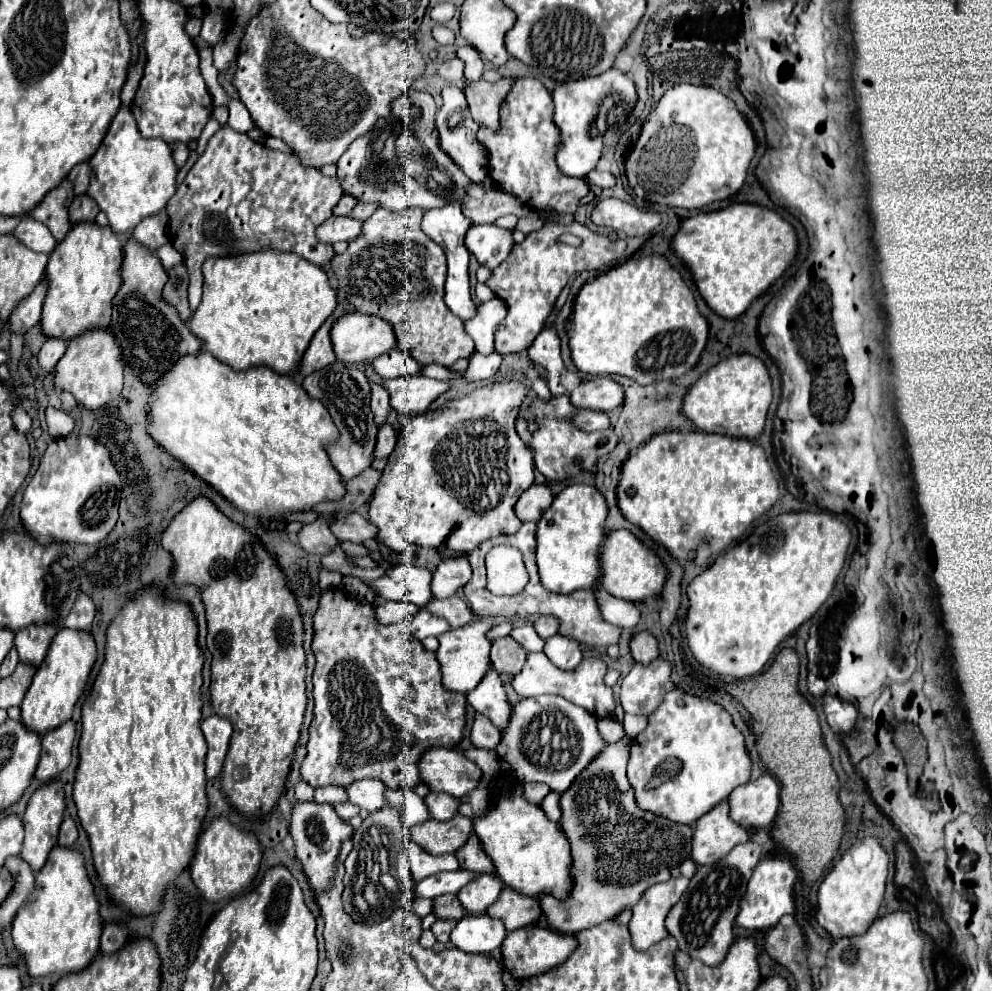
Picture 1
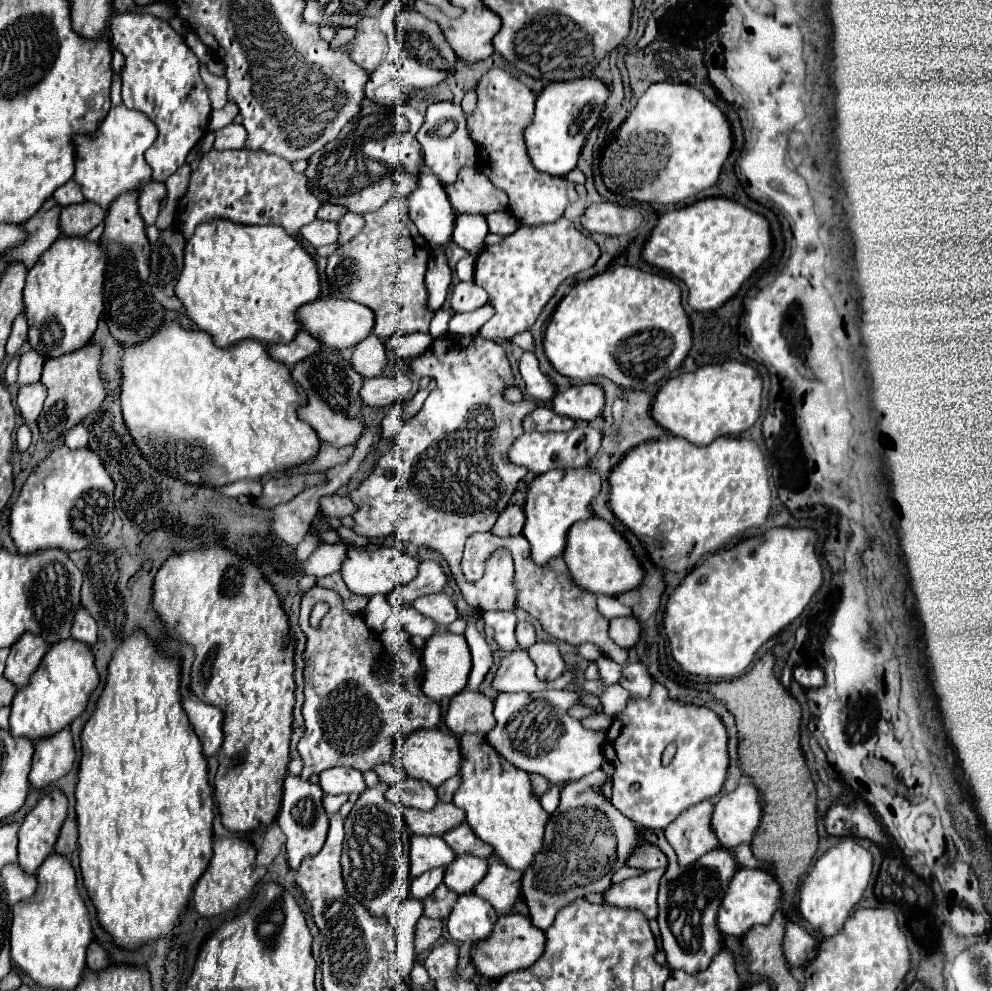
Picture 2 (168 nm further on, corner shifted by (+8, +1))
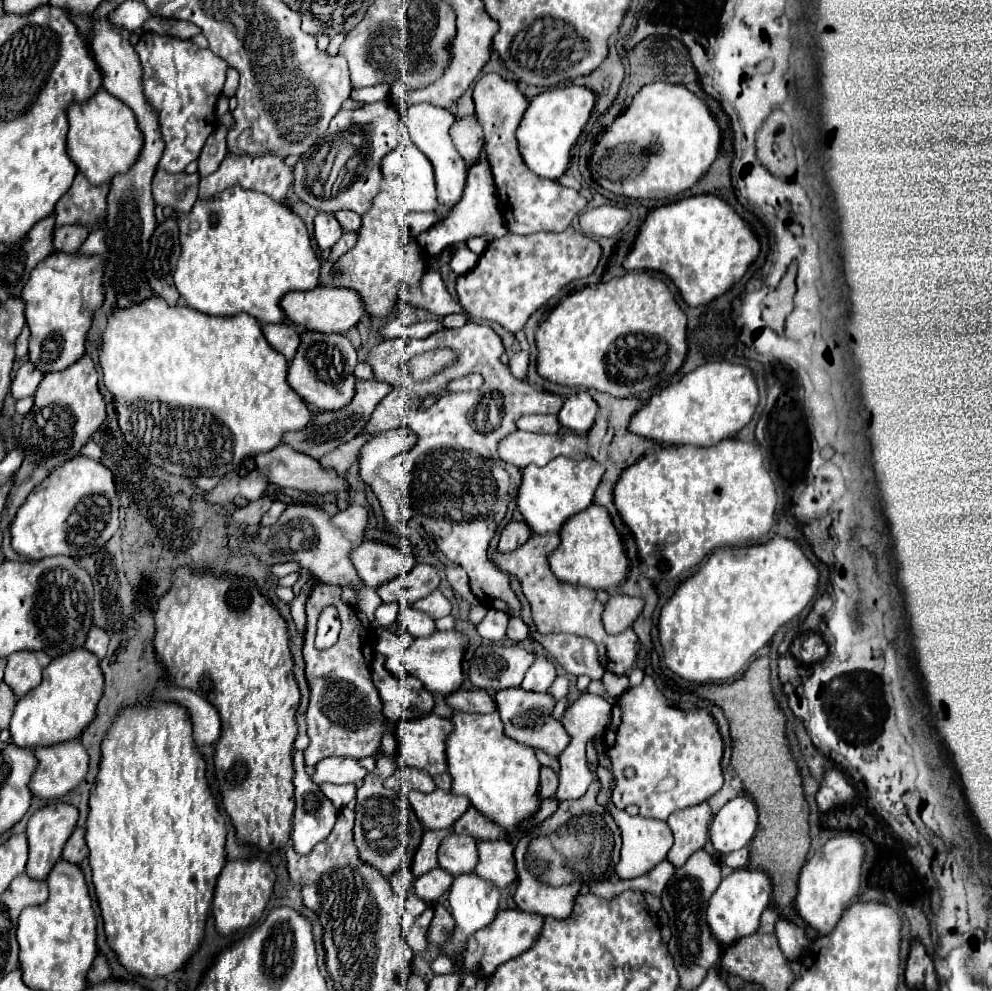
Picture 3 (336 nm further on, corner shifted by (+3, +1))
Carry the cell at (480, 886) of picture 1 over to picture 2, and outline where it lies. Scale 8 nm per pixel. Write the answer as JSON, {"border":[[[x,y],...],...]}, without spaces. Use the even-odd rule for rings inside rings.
{"border":[[[457,856],[445,872],[445,886],[451,888],[457,894],[467,894],[475,890],[475,884],[479,884],[479,880],[483,880],[483,876],[487,874],[489,862],[487,860],[479,860],[475,856]]]}

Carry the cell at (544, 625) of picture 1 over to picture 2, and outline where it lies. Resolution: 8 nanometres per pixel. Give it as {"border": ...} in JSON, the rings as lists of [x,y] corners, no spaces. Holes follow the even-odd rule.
{"border":[[[519,622],[517,624],[517,642],[521,648],[529,648],[531,644],[535,644],[537,640],[537,634],[535,634],[535,628],[531,622]]]}

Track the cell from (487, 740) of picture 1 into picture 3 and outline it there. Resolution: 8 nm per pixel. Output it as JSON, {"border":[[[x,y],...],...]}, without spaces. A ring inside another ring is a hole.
{"border":[[[456,690],[452,696],[446,698],[452,710],[464,710],[464,712],[494,712],[496,702],[486,690]]]}

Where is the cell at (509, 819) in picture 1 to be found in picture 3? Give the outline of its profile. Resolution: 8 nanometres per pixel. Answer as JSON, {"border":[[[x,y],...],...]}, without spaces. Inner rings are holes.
{"border":[[[454,712],[452,724],[454,724],[454,730],[448,734],[448,740],[446,740],[446,762],[448,762],[448,772],[452,776],[452,792],[468,796],[470,804],[478,808],[484,816],[494,820],[504,832],[516,830],[516,826],[522,820],[526,820],[538,810],[540,762],[536,760],[536,752],[526,744],[520,744],[504,734],[498,712],[492,712],[492,714]]]}

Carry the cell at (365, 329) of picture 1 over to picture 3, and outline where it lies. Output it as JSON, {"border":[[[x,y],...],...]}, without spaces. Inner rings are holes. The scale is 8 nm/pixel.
{"border":[[[316,286],[314,290],[308,292],[288,292],[288,296],[280,300],[280,306],[284,308],[286,318],[296,328],[318,330],[318,332],[346,332],[348,328],[356,326],[366,314],[366,308],[356,292],[344,288],[328,288],[328,286]]]}

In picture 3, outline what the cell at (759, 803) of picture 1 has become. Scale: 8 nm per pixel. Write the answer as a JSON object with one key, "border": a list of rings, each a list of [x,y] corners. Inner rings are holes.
{"border":[[[736,796],[714,816],[710,840],[716,852],[730,854],[750,844],[758,824],[758,810],[748,796]]]}

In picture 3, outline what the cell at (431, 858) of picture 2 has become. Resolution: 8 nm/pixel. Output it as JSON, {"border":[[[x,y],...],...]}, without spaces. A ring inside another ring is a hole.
{"border":[[[428,830],[428,832],[424,834],[422,844],[420,844],[420,848],[416,850],[414,860],[412,860],[412,872],[414,872],[414,876],[422,876],[422,874],[426,874],[426,872],[430,872],[432,868],[438,866],[438,856],[436,856],[436,852],[438,852],[440,842],[442,842],[448,834],[450,834],[450,830],[436,830],[436,832]]]}

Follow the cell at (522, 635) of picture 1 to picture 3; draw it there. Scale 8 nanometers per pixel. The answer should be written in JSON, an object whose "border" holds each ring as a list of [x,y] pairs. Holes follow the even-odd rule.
{"border":[[[490,608],[488,614],[484,616],[484,620],[476,626],[478,634],[484,640],[492,640],[492,642],[500,642],[506,638],[506,628],[508,628],[508,614],[496,608]]]}

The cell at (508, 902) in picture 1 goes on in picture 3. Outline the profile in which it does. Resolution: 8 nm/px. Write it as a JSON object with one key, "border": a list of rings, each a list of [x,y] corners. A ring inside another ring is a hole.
{"border":[[[500,836],[500,840],[478,840],[478,864],[474,870],[498,888],[512,884],[516,880],[514,842],[508,836]]]}

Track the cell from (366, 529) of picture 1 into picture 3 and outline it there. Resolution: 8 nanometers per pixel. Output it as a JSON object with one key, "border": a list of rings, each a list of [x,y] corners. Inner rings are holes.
{"border":[[[278,444],[270,452],[266,452],[264,456],[256,456],[254,460],[256,460],[258,472],[264,472],[268,476],[270,484],[276,484],[276,486],[282,486],[282,488],[316,490],[318,494],[324,494],[324,492],[330,492],[330,490],[340,490],[340,492],[350,490],[350,486],[340,476],[336,476],[336,472],[324,470],[318,460],[314,460],[314,458],[302,454],[302,452],[296,452],[294,448],[290,448],[286,444]]]}

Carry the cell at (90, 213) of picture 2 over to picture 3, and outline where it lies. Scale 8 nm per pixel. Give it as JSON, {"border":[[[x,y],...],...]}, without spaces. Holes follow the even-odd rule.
{"border":[[[62,226],[54,230],[54,250],[64,252],[64,254],[74,254],[82,246],[82,242],[88,238],[88,230],[82,226]]]}

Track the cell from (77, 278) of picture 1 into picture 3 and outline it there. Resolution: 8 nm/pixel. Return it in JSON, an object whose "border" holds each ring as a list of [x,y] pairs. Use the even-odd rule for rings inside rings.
{"border":[[[52,252],[34,270],[22,290],[26,324],[30,328],[30,362],[44,374],[58,372],[84,356],[84,340],[92,312],[104,300],[102,256],[78,256]]]}

